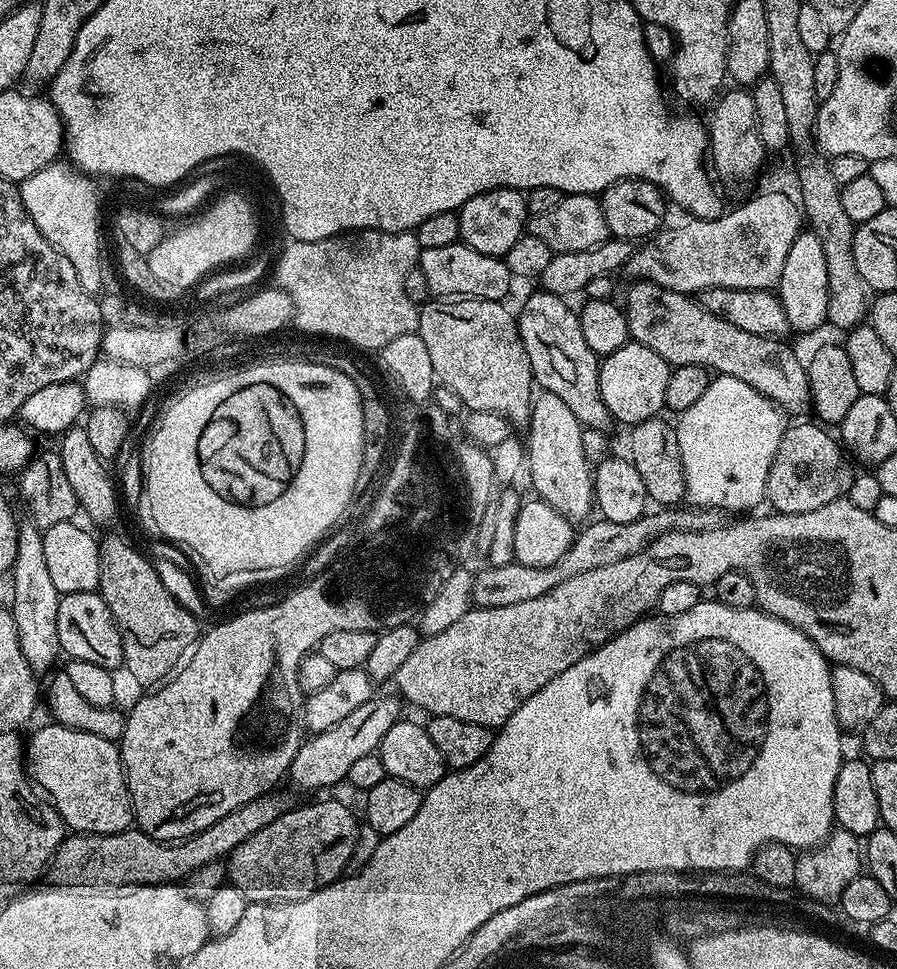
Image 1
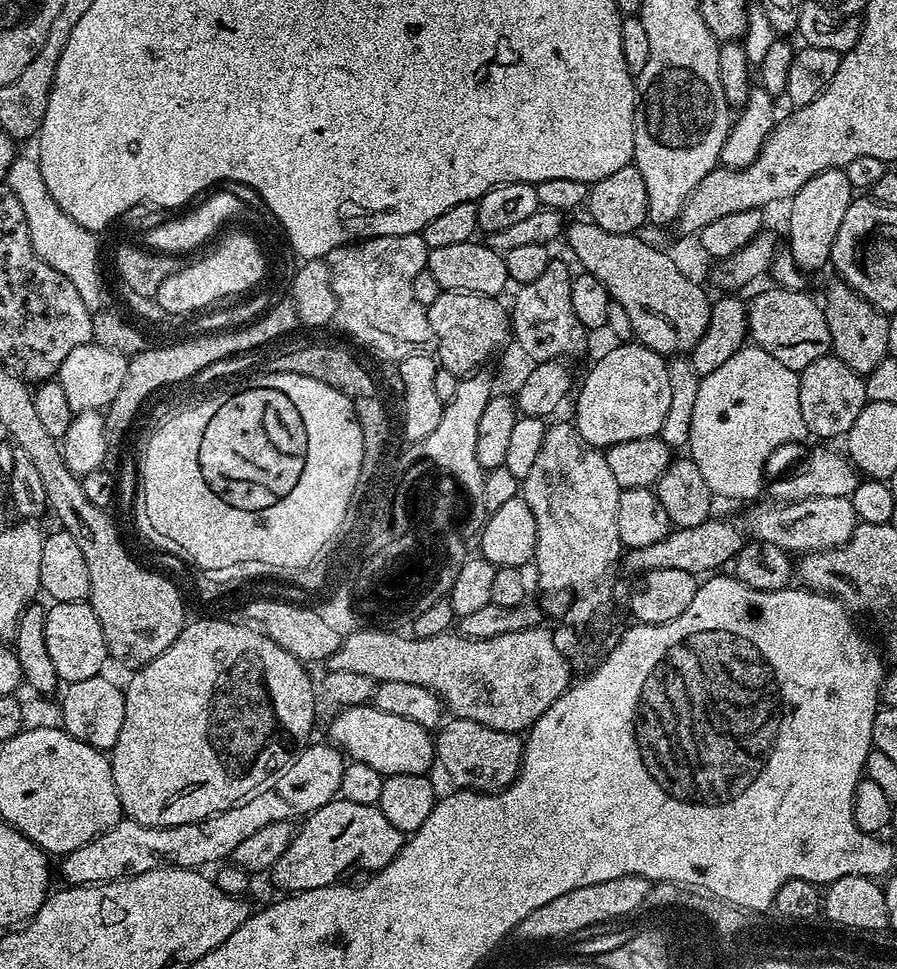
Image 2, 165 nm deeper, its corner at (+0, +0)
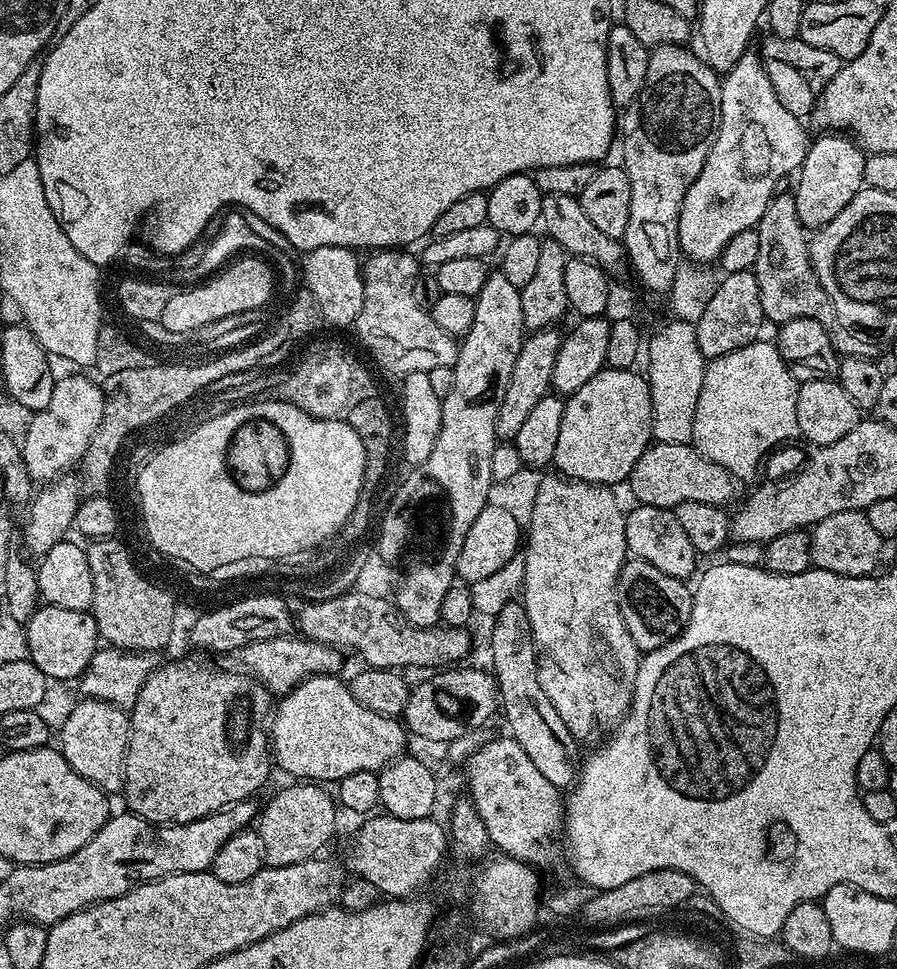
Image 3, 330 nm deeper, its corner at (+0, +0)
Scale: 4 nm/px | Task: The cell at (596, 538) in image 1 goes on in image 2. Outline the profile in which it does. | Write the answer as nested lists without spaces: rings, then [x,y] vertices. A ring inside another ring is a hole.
[[[823,496],[768,504],[754,509],[749,514],[747,535],[754,540],[774,542],[774,546],[782,546],[782,550],[790,554],[826,552],[829,548],[841,548],[854,534],[858,523],[851,499],[846,496]]]

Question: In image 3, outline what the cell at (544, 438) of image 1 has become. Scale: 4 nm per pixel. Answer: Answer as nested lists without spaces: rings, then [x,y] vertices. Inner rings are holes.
[[[559,474],[544,476],[536,493],[532,496],[532,529],[526,532],[526,547],[522,557],[525,562],[525,578],[522,591],[522,603],[526,610],[526,618],[530,618],[530,630],[534,630],[534,642],[536,643],[536,661],[538,662],[538,683],[542,685],[542,691],[546,698],[550,698],[554,710],[562,714],[562,722],[570,730],[570,734],[577,742],[592,740],[599,734],[600,728],[615,729],[616,725],[624,719],[628,713],[628,707],[632,704],[634,694],[634,682],[638,674],[641,651],[636,647],[634,638],[630,638],[630,630],[626,630],[626,622],[620,613],[620,607],[616,601],[616,583],[620,577],[622,566],[629,555],[626,542],[626,526],[624,518],[625,509],[620,509],[620,500],[615,496],[613,489],[607,484],[587,484],[584,480],[569,480],[568,477]]]

